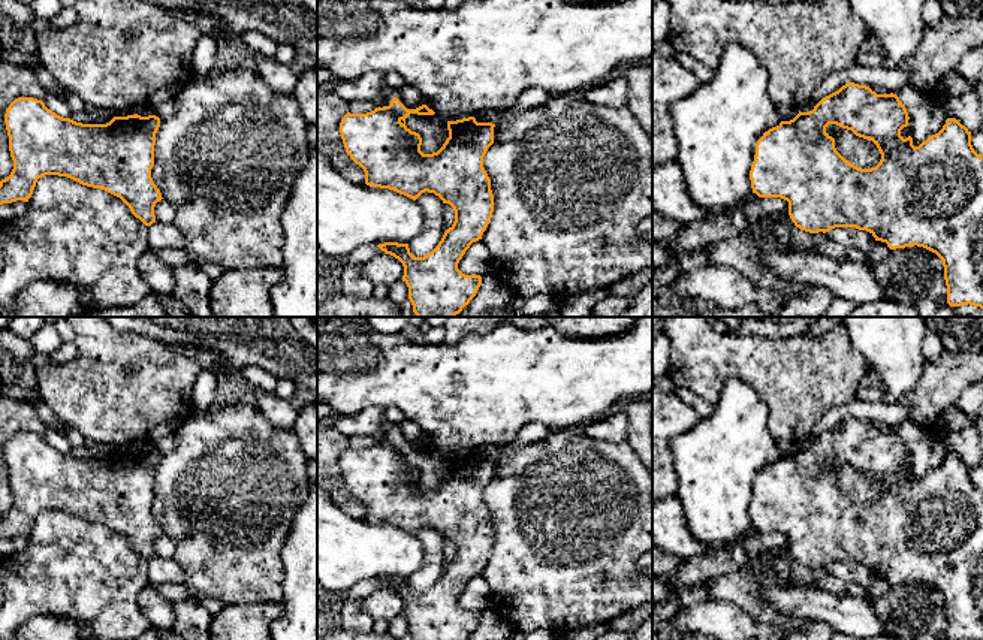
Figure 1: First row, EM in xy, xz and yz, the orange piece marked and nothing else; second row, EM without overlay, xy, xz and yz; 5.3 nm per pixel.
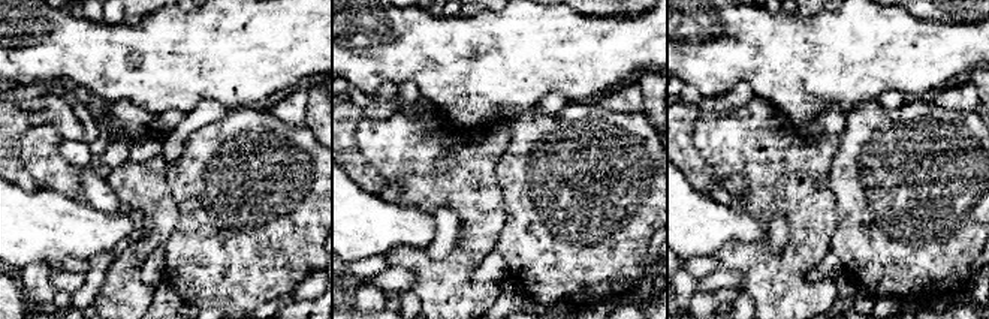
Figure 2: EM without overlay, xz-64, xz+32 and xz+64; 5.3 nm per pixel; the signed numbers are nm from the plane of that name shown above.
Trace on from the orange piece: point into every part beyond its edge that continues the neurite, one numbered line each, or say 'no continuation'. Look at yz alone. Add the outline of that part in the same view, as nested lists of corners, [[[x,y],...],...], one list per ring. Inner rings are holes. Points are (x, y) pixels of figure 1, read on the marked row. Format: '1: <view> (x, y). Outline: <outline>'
no continuation

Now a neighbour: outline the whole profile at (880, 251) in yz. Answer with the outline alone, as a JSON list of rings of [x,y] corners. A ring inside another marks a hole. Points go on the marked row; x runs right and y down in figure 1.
[[[875,241],[874,247],[868,253],[868,259],[871,263],[880,263],[886,260],[890,254],[890,248],[887,247],[886,242]]]

